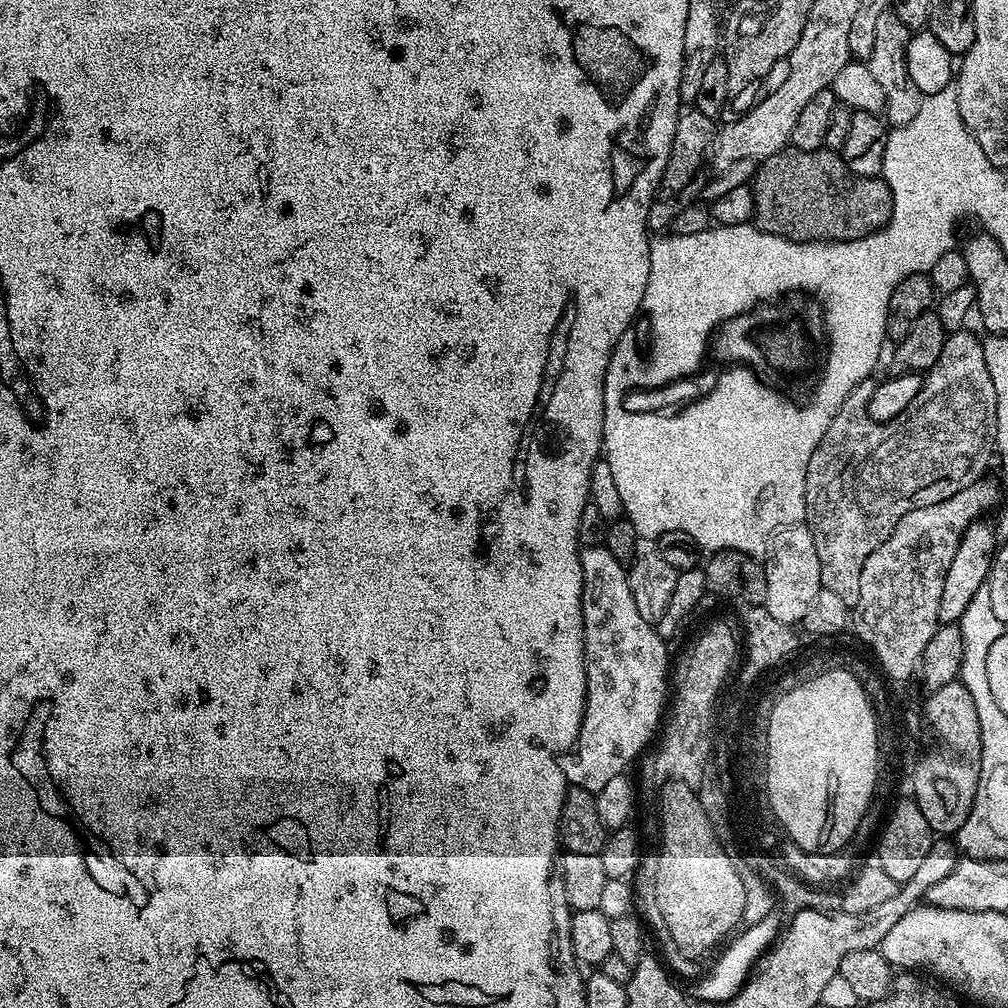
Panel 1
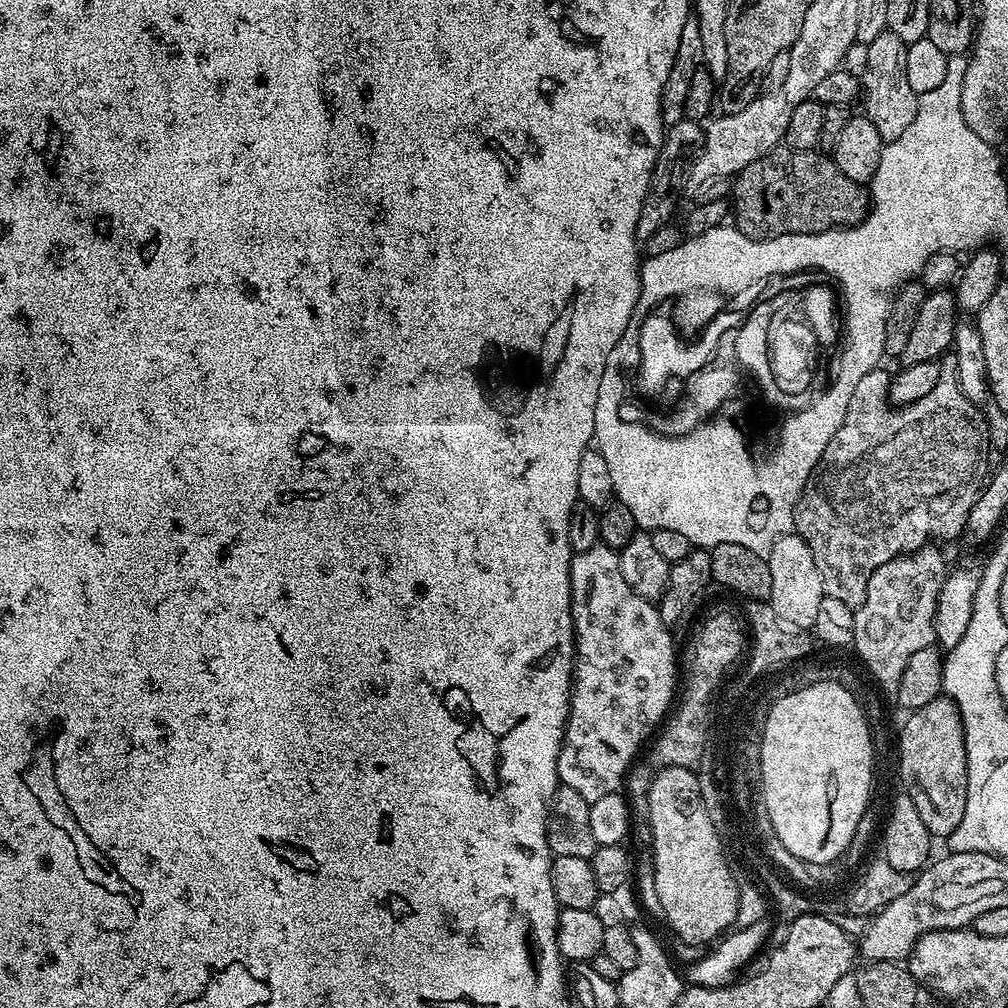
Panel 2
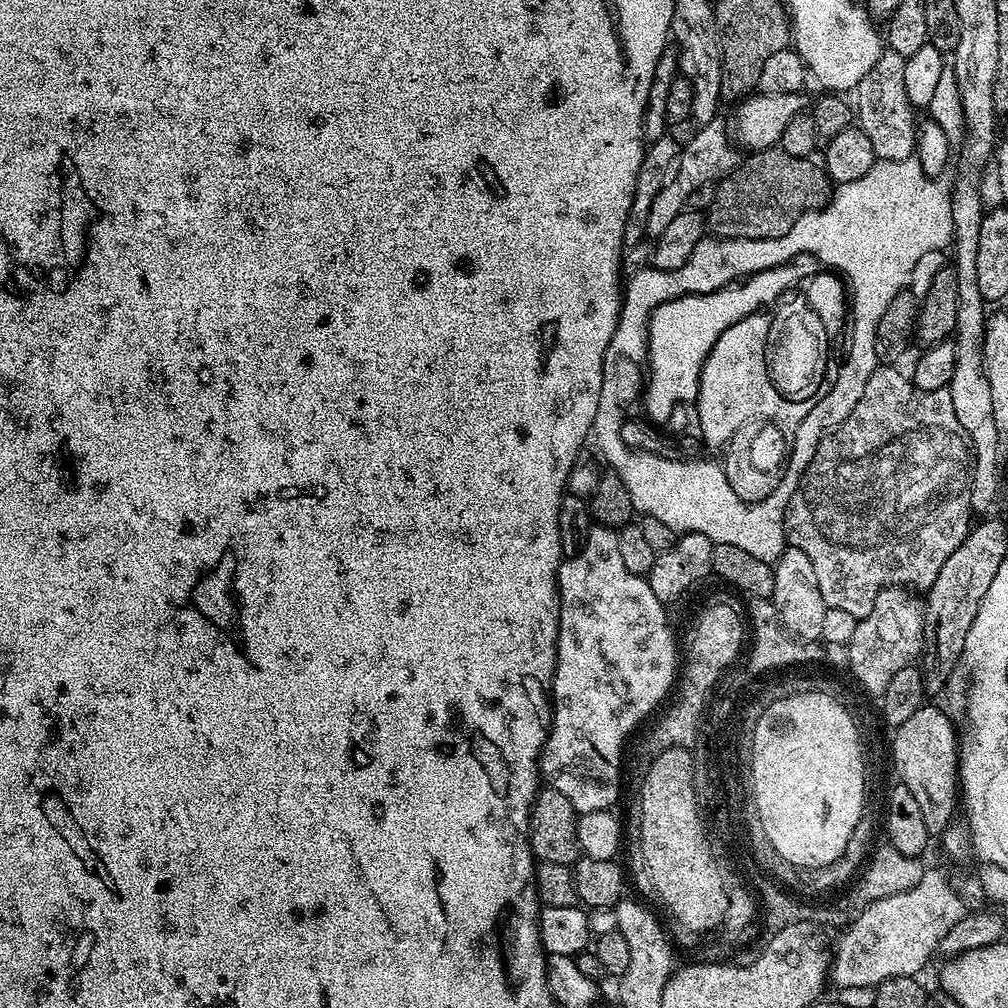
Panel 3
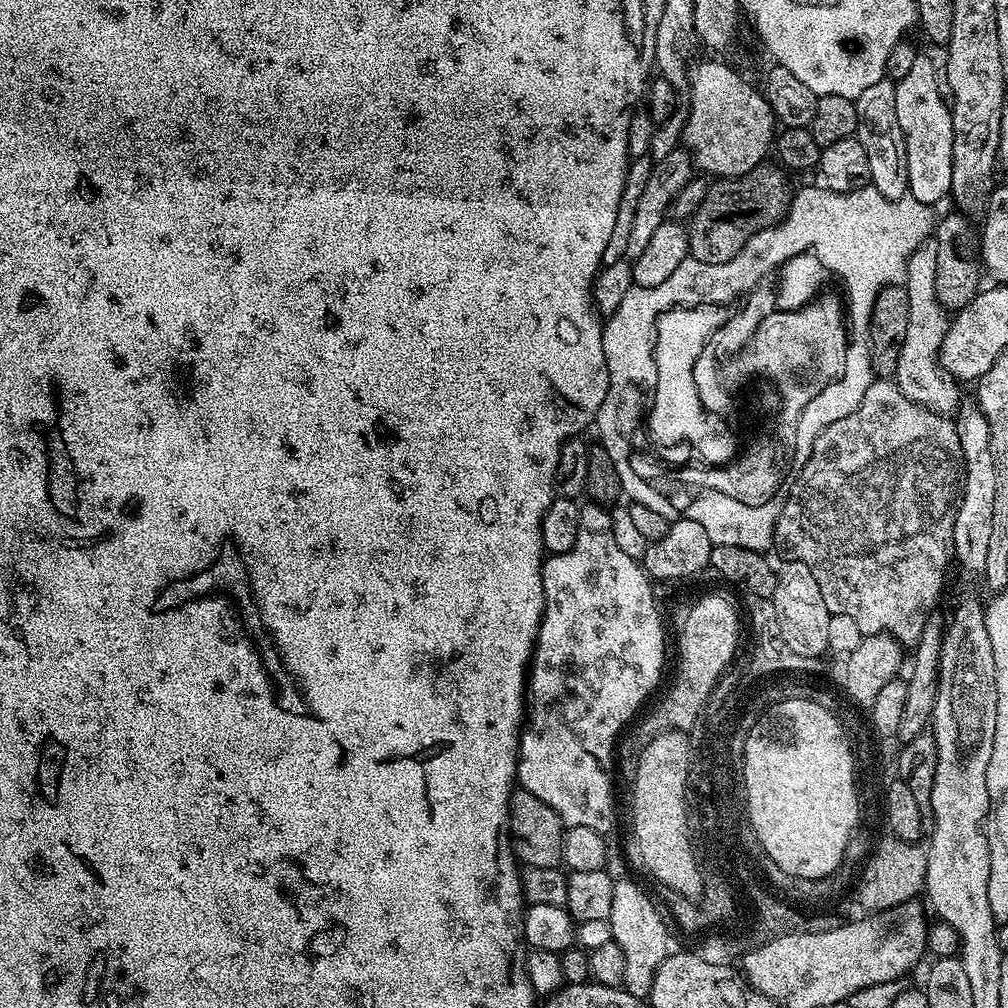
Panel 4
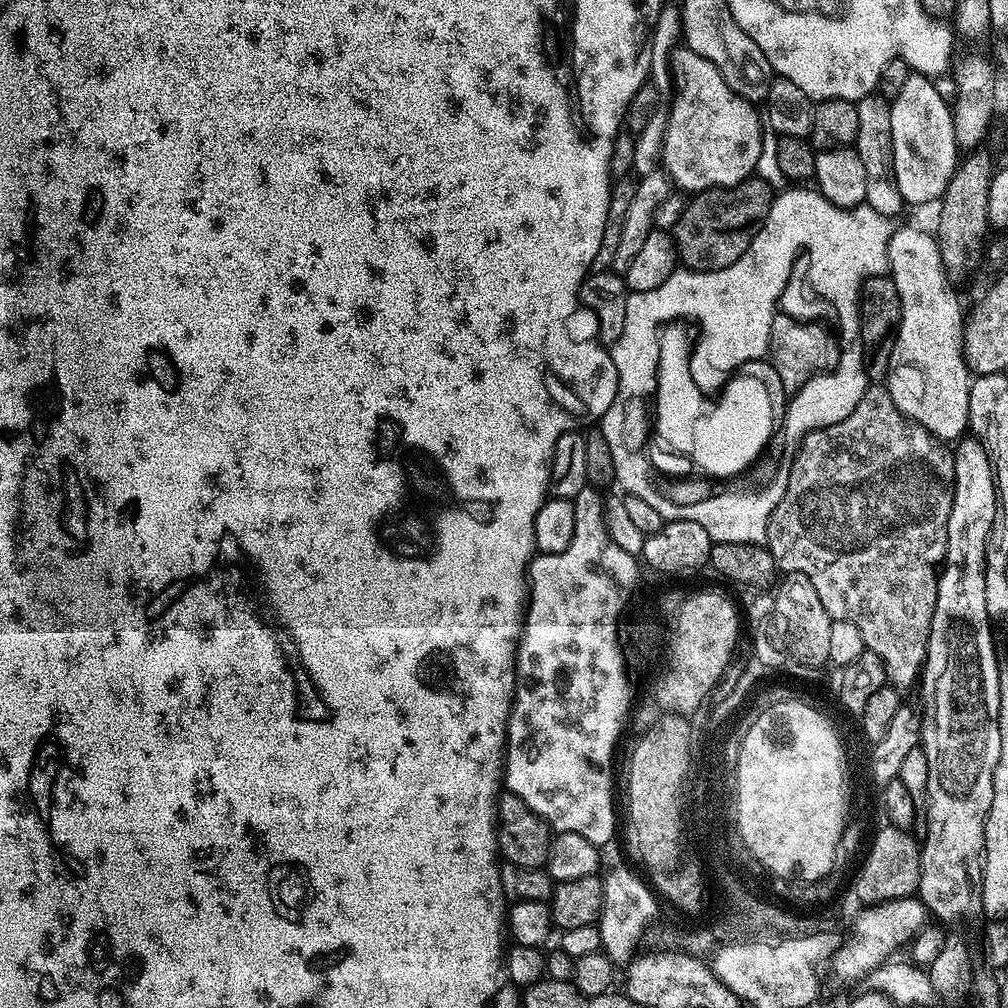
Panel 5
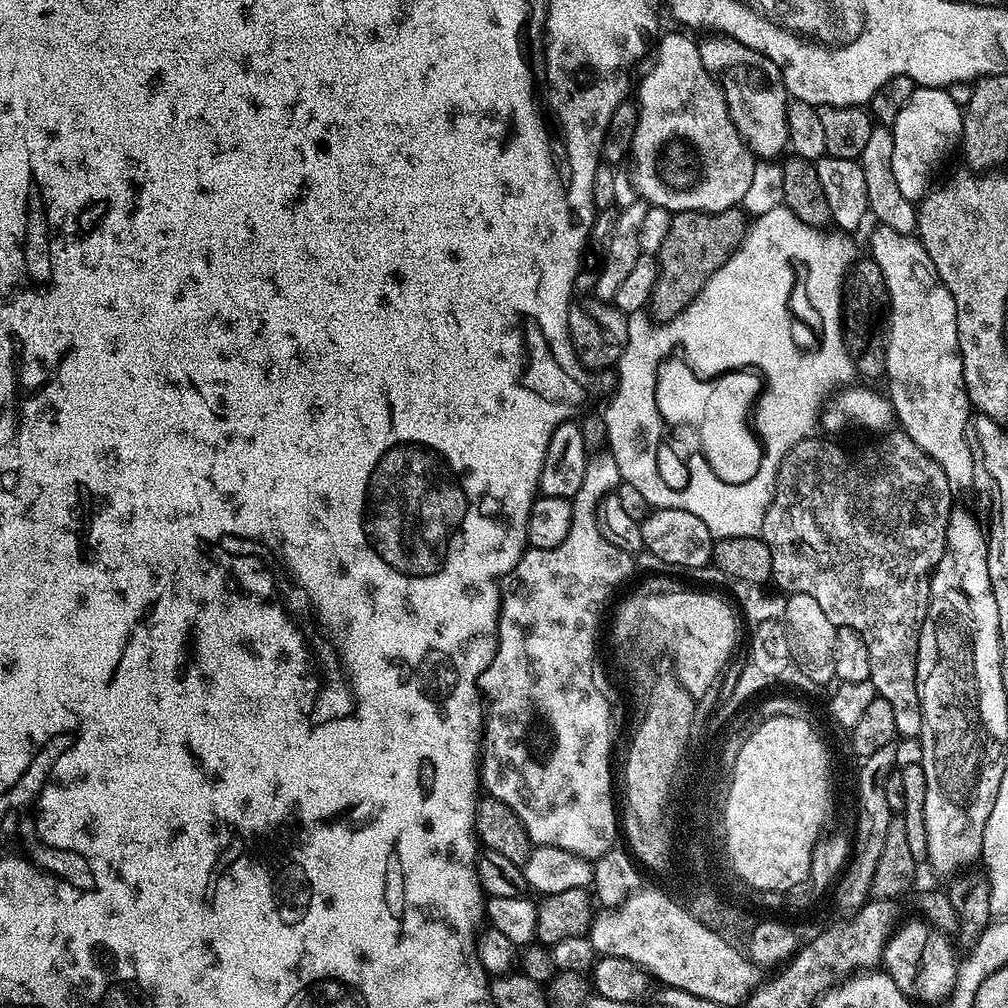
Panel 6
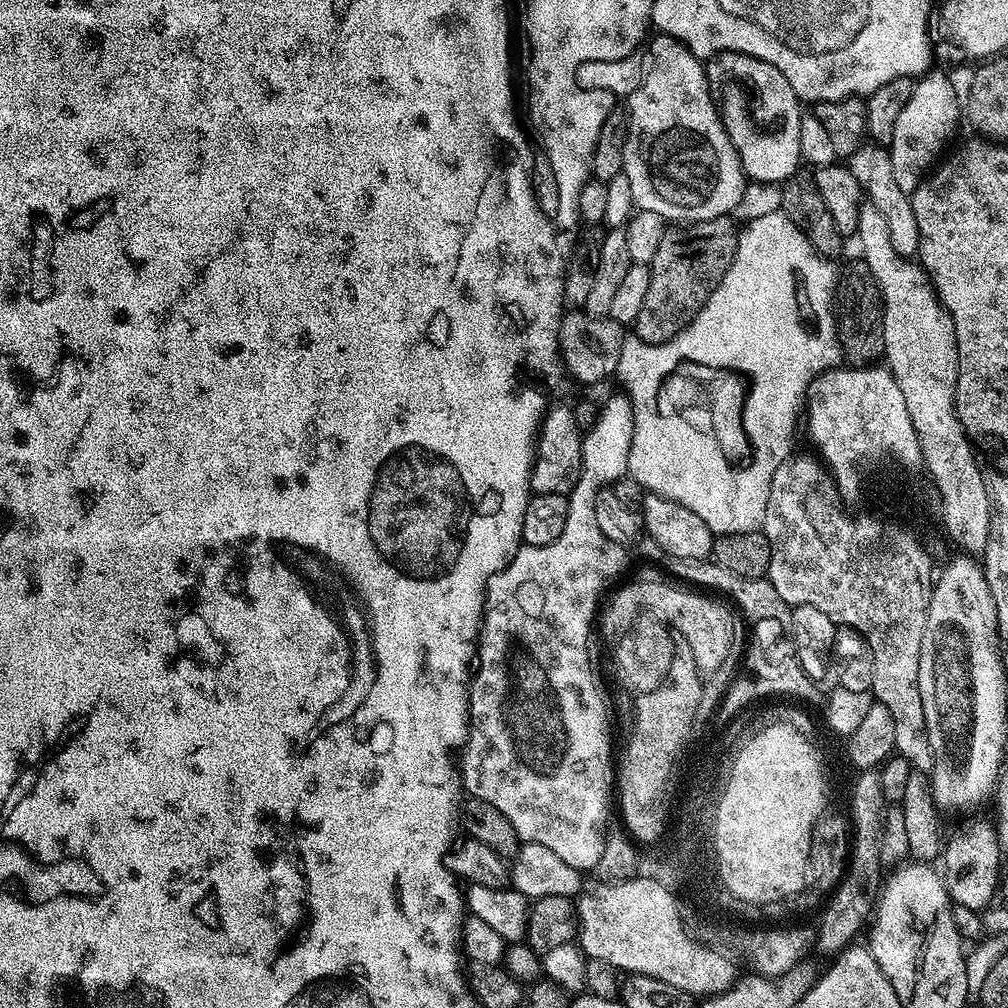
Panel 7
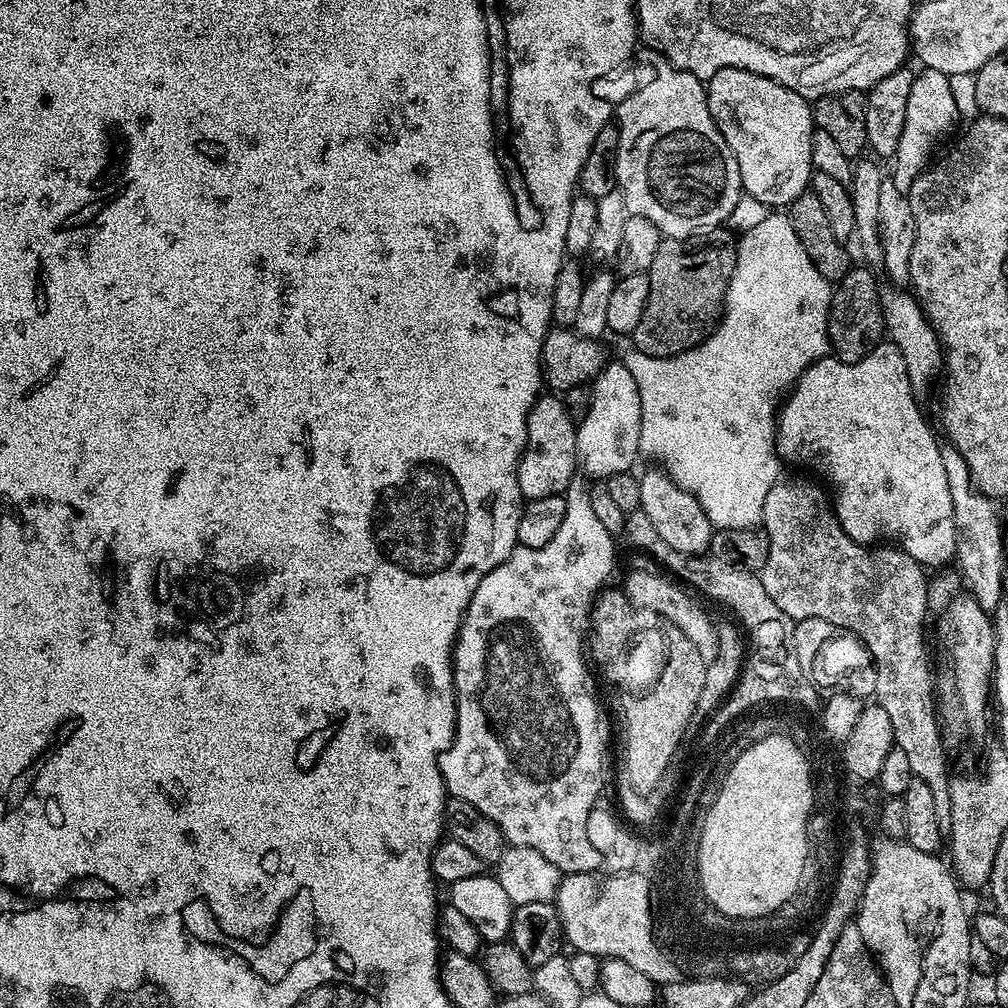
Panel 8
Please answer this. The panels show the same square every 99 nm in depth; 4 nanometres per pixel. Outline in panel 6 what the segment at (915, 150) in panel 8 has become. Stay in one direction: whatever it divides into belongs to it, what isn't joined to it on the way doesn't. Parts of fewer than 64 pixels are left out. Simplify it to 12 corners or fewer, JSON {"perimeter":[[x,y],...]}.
{"perimeter":[[917,87],[892,125],[891,173],[918,202],[963,137],[945,89]]}

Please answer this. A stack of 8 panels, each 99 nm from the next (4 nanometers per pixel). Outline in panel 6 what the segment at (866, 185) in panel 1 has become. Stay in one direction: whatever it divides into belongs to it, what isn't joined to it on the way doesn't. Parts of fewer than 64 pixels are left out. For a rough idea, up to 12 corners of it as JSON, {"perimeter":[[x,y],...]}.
{"perimeter":[[739,207],[675,213],[651,315],[679,314],[738,251]]}

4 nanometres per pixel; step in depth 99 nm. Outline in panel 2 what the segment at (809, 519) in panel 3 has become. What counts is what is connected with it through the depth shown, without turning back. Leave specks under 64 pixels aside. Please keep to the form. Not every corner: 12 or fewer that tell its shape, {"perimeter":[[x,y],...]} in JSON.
{"perimeter":[[883,367],[796,503],[824,594],[961,535],[990,472],[981,409],[889,406]]}

